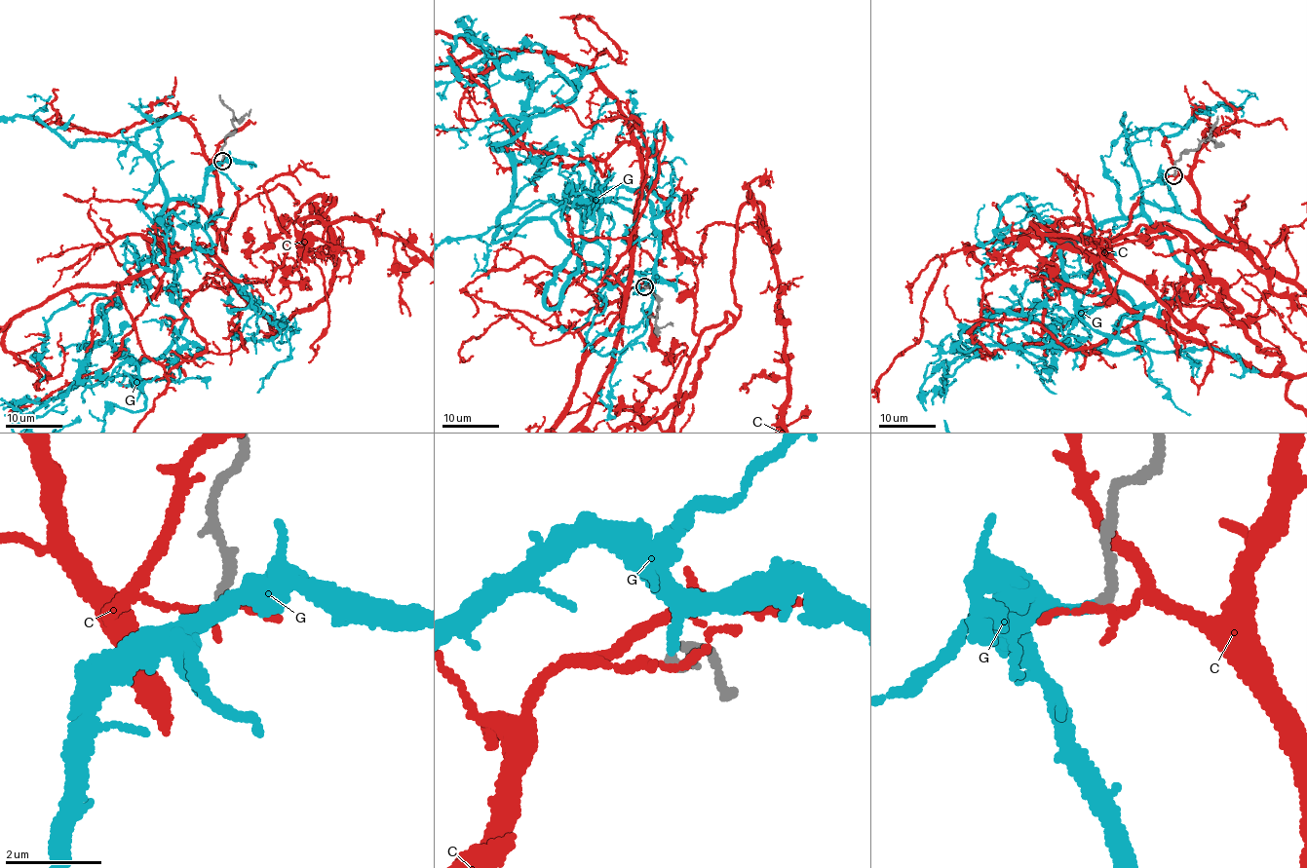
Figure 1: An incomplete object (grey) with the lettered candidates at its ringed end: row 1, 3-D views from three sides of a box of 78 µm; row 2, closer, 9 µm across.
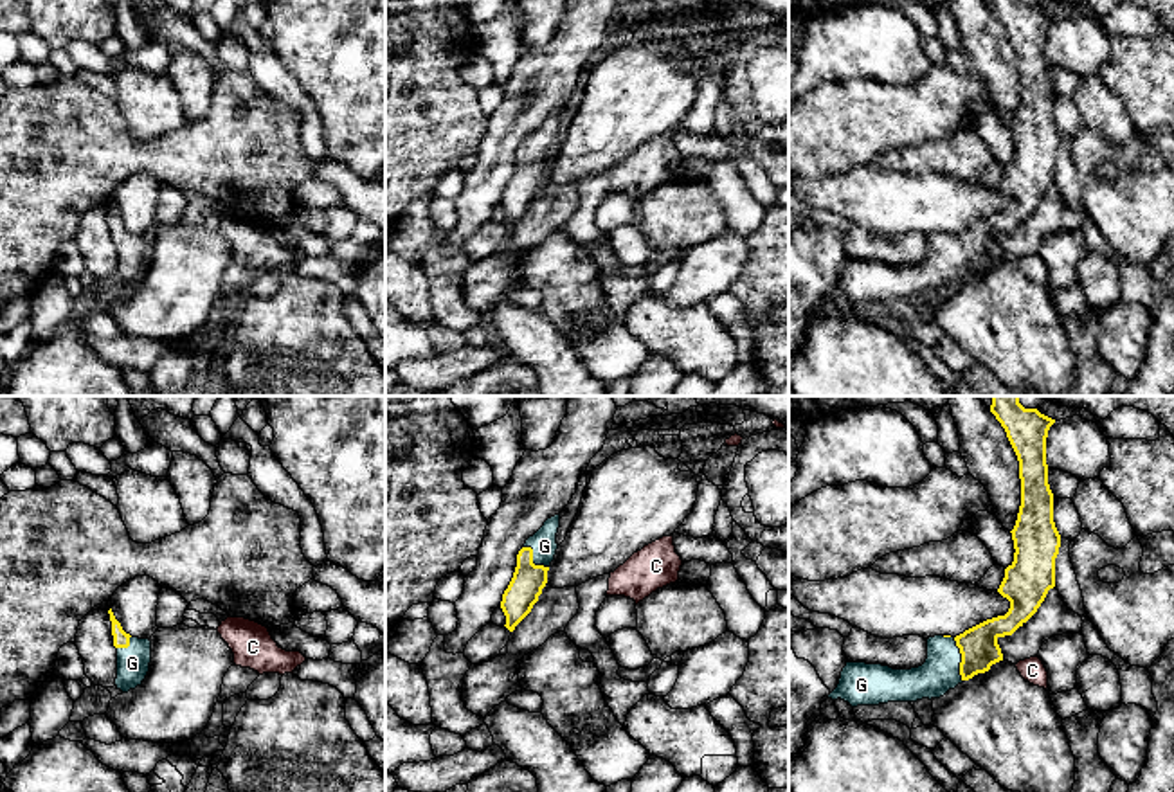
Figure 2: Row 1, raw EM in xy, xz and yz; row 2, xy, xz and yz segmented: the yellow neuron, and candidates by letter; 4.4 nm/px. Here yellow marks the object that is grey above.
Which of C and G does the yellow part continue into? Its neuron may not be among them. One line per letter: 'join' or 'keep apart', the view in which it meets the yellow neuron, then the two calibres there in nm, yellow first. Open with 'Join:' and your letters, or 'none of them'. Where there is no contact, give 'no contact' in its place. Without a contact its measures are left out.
Join: G
C: keep apart; no contact
G: join; contact in yz; calibres 170 and 170 nm

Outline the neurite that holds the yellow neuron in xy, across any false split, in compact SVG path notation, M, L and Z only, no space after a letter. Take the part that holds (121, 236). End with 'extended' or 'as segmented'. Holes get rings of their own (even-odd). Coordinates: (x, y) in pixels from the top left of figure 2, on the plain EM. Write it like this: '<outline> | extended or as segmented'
M112 205L108 207L112 218L113 243L117 245L117 275L115 283L122 290L142 281L149 268L151 238L139 236L126 230L115 216Z | extended

